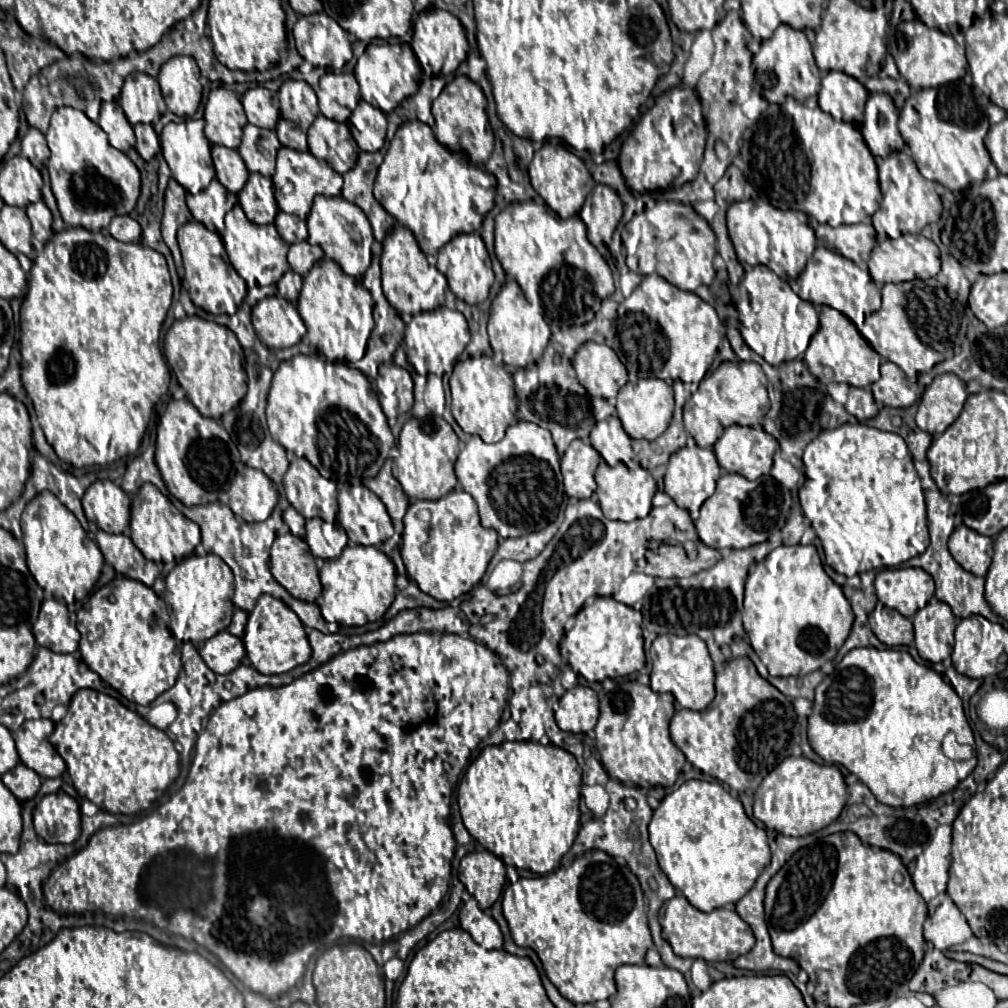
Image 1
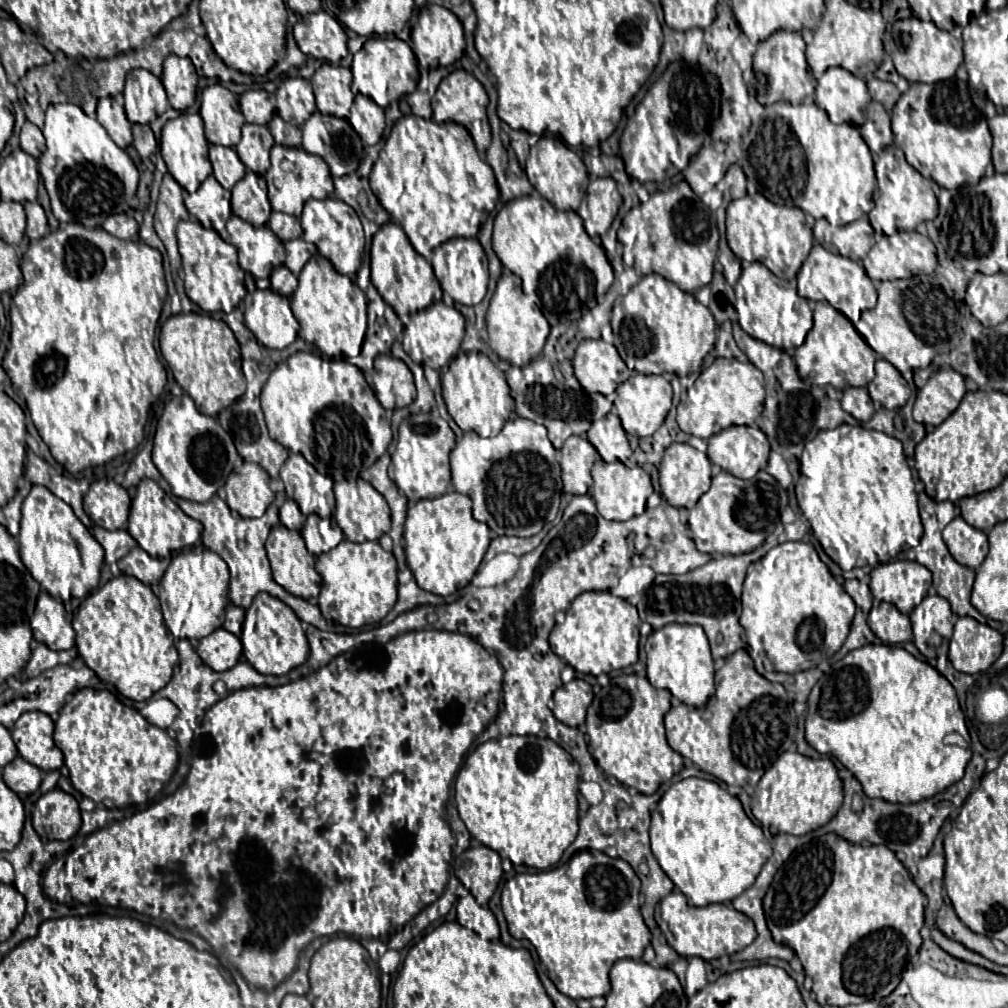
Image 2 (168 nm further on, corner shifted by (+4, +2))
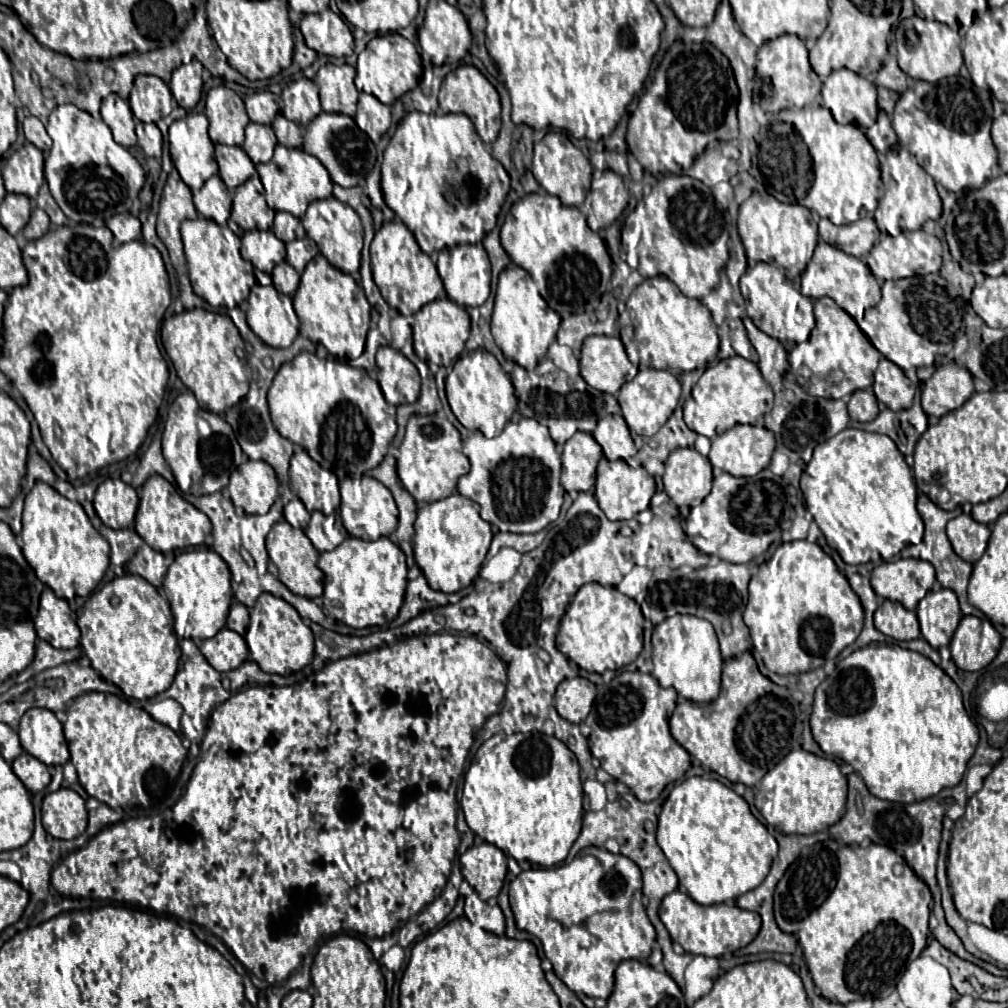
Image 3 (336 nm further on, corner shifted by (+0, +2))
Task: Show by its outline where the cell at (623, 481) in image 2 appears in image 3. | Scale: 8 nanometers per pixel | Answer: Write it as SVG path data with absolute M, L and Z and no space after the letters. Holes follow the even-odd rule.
M606 457L598 463L594 495L596 495L596 501L598 501L600 509L606 513L608 519L612 519L612 521L632 519L640 511L648 509L654 491L656 491L654 477L648 475L648 471L644 467L634 469L626 461L608 461Z

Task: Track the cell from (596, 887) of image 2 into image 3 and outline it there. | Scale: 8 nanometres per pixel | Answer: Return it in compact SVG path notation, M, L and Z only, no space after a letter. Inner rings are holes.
M588 847L578 855L580 857L574 857L570 863L560 867L522 871L508 887L510 907L516 927L540 939L544 955L550 959L554 973L566 983L570 991L608 999L614 989L612 975L616 965L624 959L646 961L656 941L656 931L642 905L642 875L634 861L600 847Z

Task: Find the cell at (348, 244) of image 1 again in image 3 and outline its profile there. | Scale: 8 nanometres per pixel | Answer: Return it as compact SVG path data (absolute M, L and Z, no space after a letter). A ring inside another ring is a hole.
M328 197L328 199L322 199L322 201L314 201L314 203L308 205L308 211L302 217L302 223L304 223L306 235L318 245L320 253L334 267L338 267L340 271L350 273L350 275L360 269L360 251L362 251L364 229L362 229L358 213L350 205L346 205L346 203L342 203L342 201L334 199L334 197Z

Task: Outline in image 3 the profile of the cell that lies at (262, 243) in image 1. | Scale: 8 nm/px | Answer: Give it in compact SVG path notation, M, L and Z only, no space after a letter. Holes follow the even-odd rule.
M246 231L242 235L242 259L250 261L256 269L270 273L274 265L282 263L286 257L284 243L272 231Z

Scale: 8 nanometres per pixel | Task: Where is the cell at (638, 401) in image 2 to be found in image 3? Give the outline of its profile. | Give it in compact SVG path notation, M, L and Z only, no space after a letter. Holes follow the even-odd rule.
M640 369L638 375L622 385L622 391L618 393L618 403L622 407L622 417L626 419L630 431L652 437L672 415L676 403L680 399L680 383L670 371L658 371L658 369Z

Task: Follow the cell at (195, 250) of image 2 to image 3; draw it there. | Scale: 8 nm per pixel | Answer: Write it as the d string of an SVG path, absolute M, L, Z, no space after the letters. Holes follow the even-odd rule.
M194 219L182 223L181 238L184 241L184 253L188 259L188 273L192 289L198 297L206 299L213 308L232 309L242 303L256 283L254 267L240 257L240 239L230 233L227 226L220 226L210 219Z

